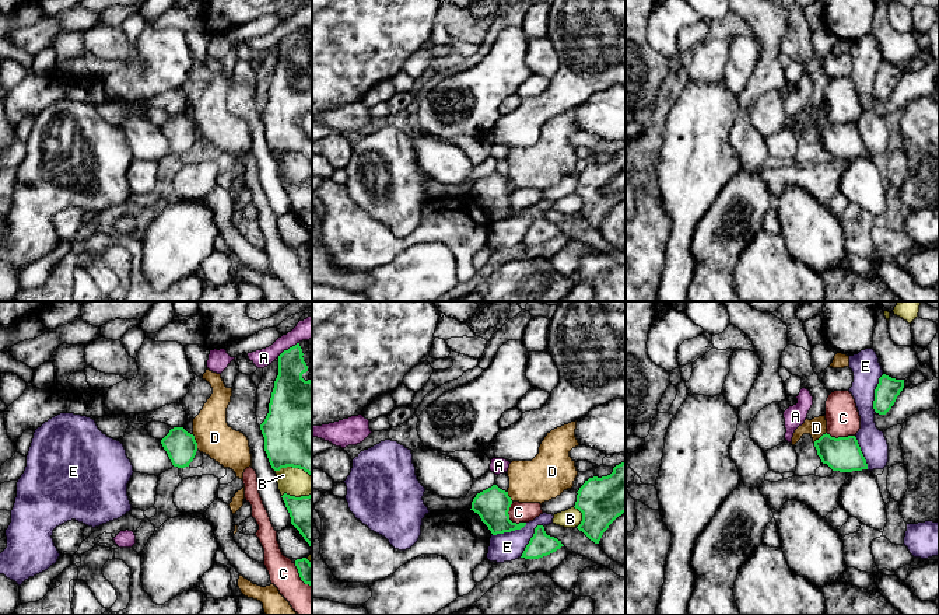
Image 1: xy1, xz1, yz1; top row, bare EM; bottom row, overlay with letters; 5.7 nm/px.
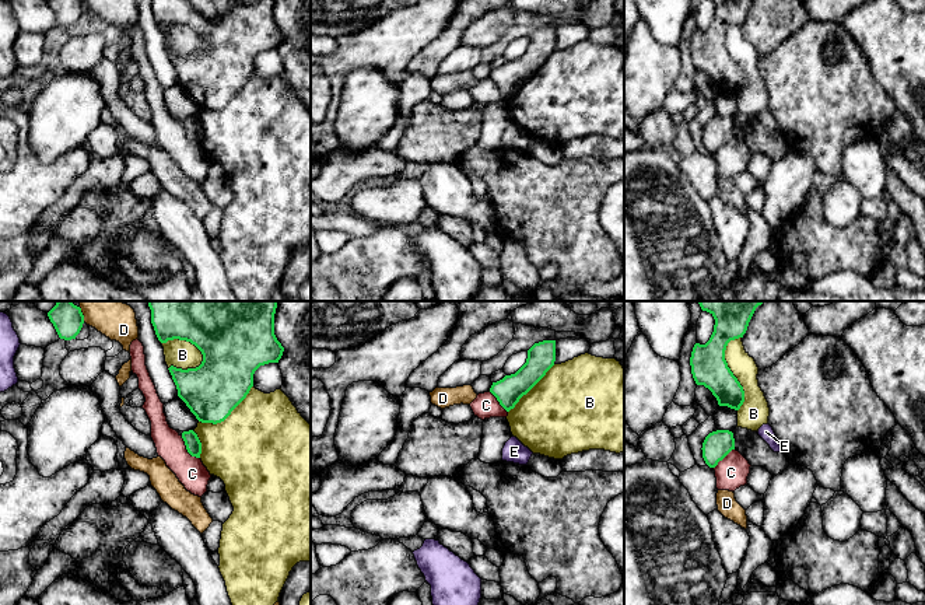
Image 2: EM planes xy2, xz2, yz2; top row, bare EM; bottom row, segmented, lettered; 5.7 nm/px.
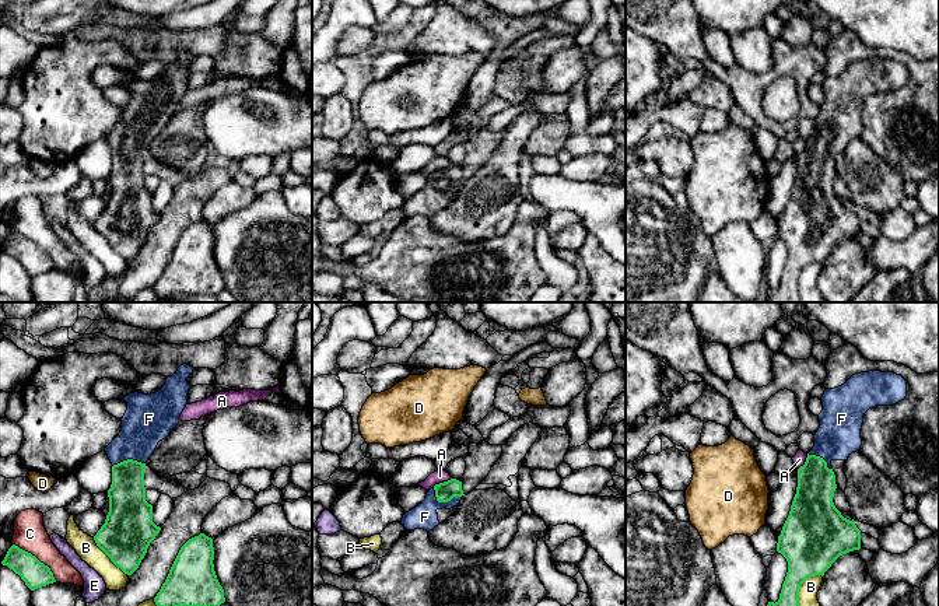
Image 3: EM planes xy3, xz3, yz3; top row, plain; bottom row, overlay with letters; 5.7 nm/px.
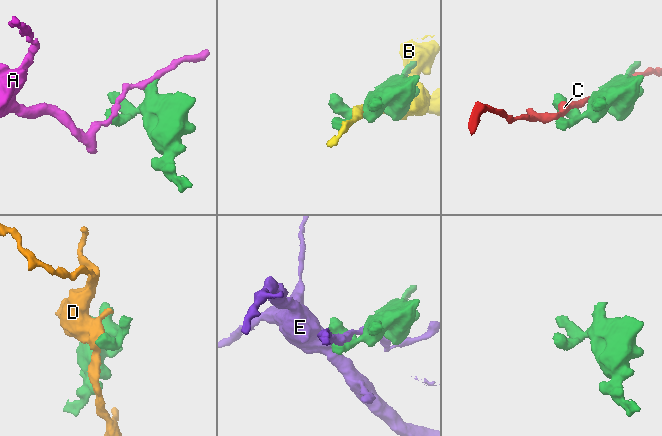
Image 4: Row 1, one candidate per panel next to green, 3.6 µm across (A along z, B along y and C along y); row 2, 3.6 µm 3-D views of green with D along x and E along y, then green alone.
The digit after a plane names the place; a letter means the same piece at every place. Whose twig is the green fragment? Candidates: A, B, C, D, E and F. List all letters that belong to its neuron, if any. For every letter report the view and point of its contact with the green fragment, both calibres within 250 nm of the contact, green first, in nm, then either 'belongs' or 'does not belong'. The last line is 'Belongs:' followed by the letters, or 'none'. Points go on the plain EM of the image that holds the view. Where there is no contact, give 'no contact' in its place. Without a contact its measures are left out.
A: contact xy1 (288, 35); calibres 220 and 130 nm; does not belong
B: contact xy2 (185, 25); calibres 340 and 160 nm; does not belong
C: contact xy3 (37, 245); calibres 160 and 190 nm; does not belong
D: contact xy1 (195, 128); calibres 180 and 220 nm; does not belong
E: contact yz1 (875, 80); calibres 140 and 160 nm; does not belong
F: contact xz3 (444, 188); calibres 110 and 140 nm; belongs
Belongs: F

